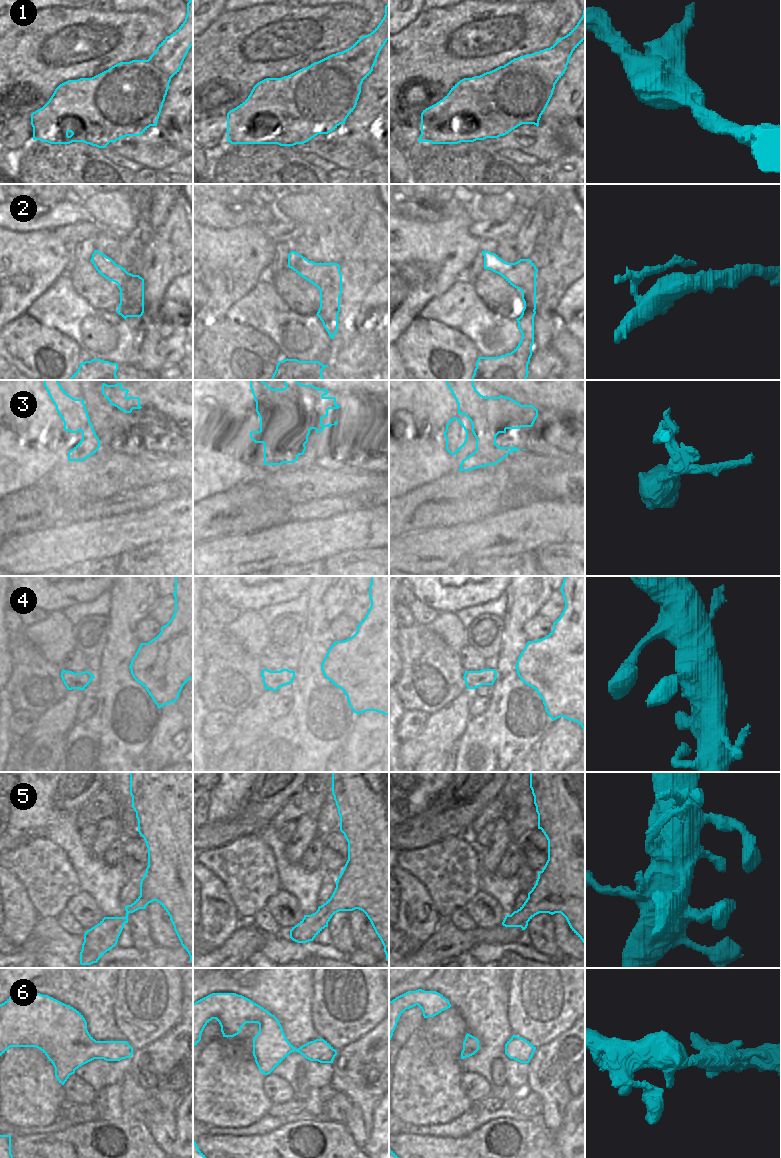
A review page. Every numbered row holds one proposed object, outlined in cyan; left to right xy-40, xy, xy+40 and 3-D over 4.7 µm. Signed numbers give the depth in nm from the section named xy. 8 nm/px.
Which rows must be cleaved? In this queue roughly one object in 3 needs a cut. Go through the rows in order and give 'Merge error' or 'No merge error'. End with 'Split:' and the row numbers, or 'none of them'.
1: Merge error
2: Merge error
3: Merge error
4: No merge error
5: No merge error
6: No merge error
Split: 1, 2, 3.

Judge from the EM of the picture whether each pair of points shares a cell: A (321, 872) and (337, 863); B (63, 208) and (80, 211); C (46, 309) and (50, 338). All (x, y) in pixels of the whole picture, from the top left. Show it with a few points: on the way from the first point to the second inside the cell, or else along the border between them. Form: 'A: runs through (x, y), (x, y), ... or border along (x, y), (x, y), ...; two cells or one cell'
A: border along (321, 865), (330, 874); two cells
B: runs through (67, 211), (76, 211); one cell
C: border along (28, 314), (45, 326), (54, 328), (69, 337); two cells

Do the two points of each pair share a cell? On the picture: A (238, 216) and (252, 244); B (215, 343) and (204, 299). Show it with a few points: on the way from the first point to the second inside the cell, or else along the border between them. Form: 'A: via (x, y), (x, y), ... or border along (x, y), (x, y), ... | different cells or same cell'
A: border along (263, 224), (243, 224), (234, 228), (220, 229) | different cells
B: border along (225, 316), (203, 331) | different cells

